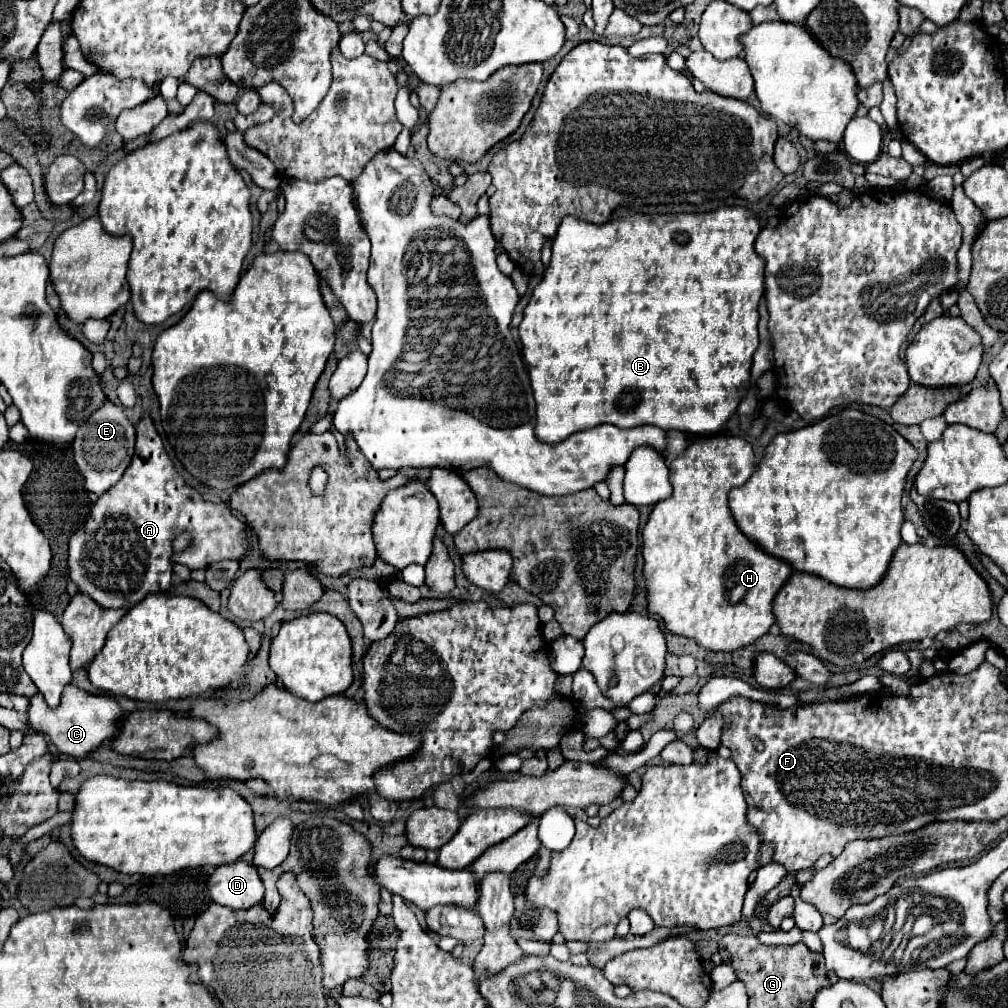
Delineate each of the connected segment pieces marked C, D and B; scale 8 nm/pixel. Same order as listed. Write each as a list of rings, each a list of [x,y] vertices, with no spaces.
[[[68,685],[64,689],[62,703],[56,709],[50,709],[40,693],[30,699],[30,709],[28,709],[30,727],[44,733],[58,747],[60,753],[72,755],[76,759],[84,759],[90,753],[94,753],[102,743],[114,741],[122,721],[124,721],[124,713],[114,697],[90,695],[78,689],[76,685]]]
[[[242,859],[216,867],[208,879],[208,889],[218,905],[232,909],[250,909],[264,899],[264,885],[258,869]]]
[[[720,207],[704,213],[680,215],[628,215],[604,225],[586,223],[574,217],[564,217],[556,241],[552,243],[552,261],[544,271],[542,283],[532,291],[530,303],[524,309],[524,319],[518,327],[522,355],[528,363],[530,385],[536,401],[536,437],[542,443],[560,443],[576,431],[584,431],[602,423],[622,429],[656,425],[664,431],[684,431],[712,435],[736,413],[740,401],[750,389],[752,355],[758,349],[758,303],[764,293],[764,259],[754,251],[756,235],[760,233],[758,219],[744,207]]]

